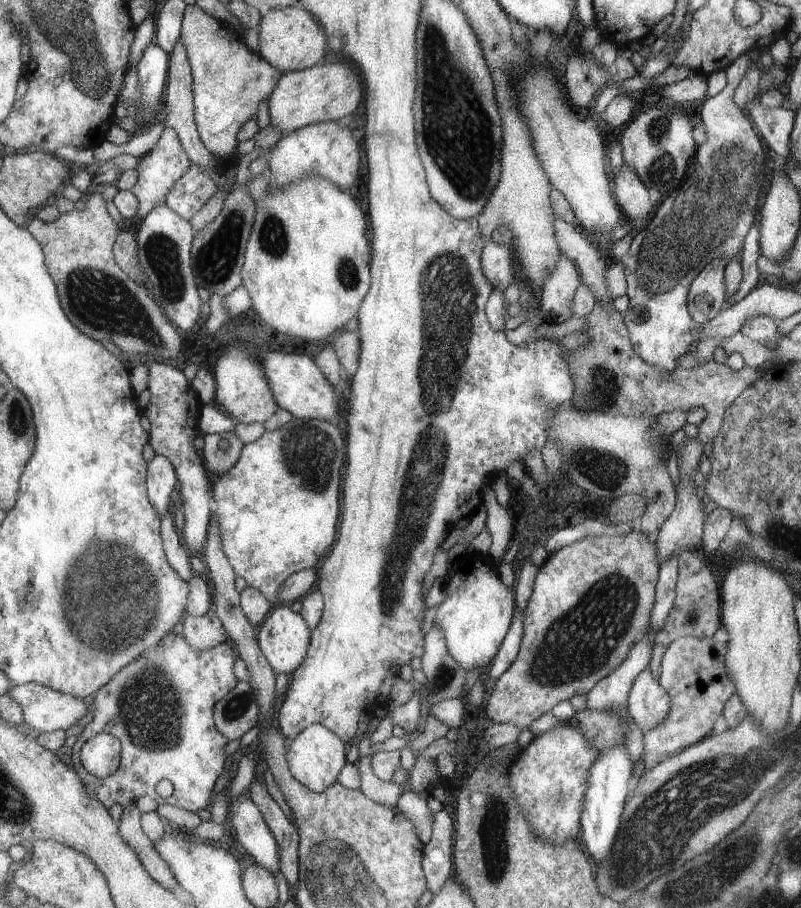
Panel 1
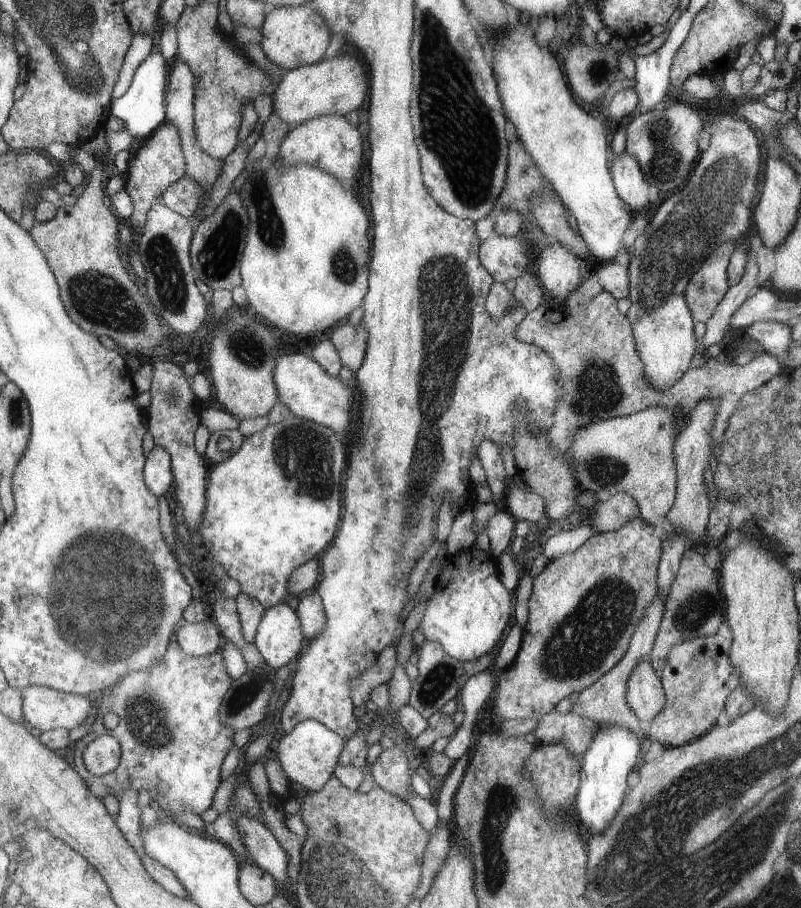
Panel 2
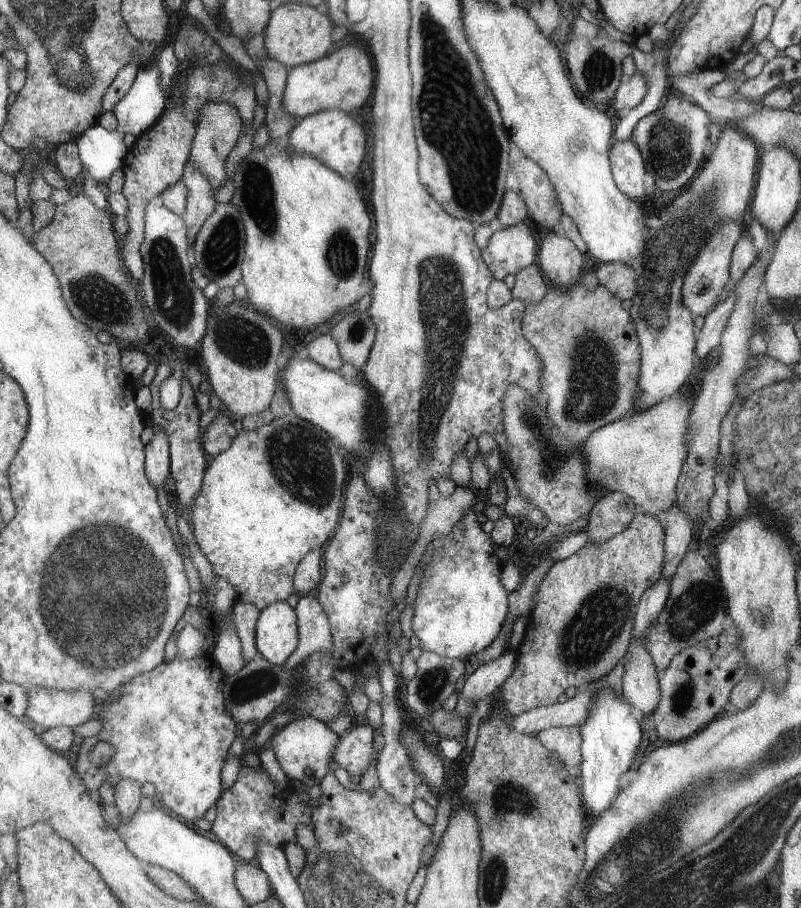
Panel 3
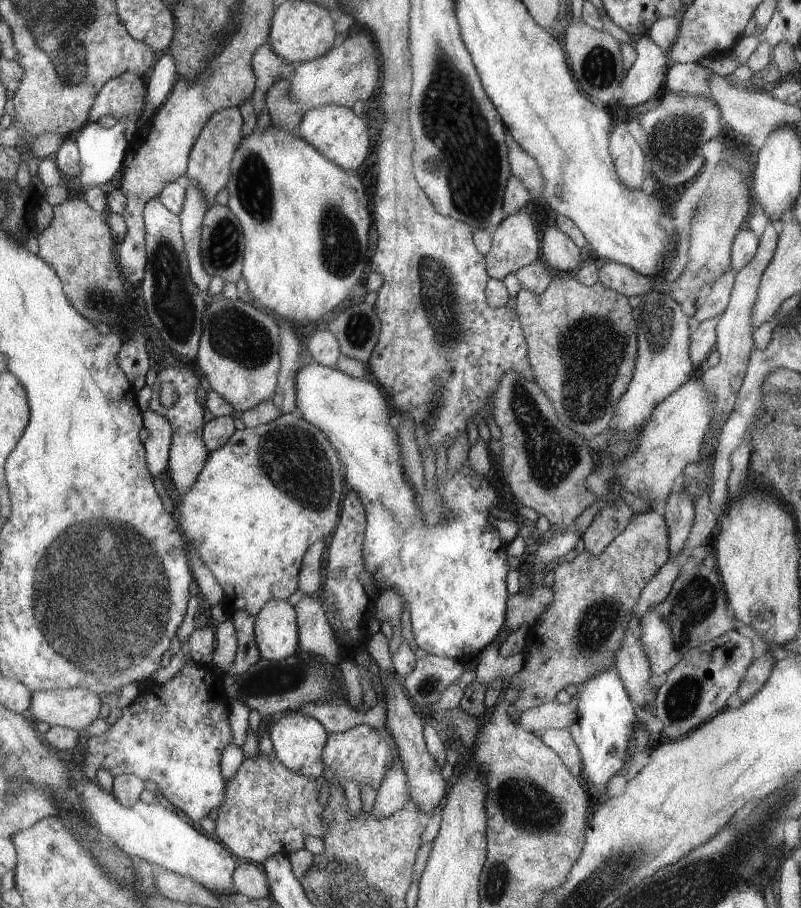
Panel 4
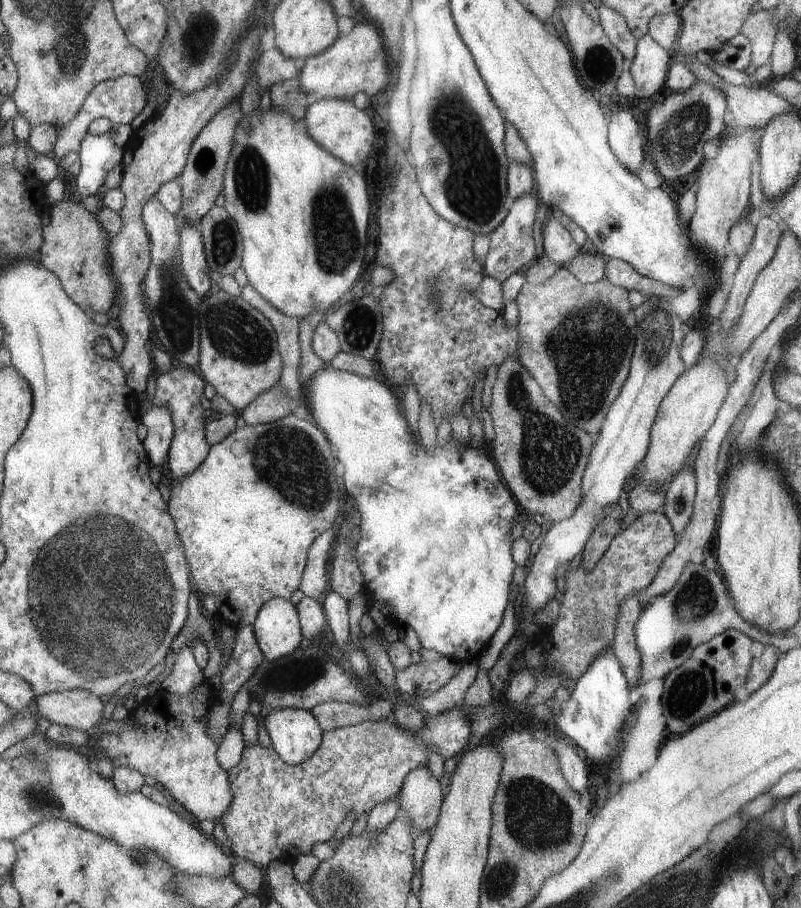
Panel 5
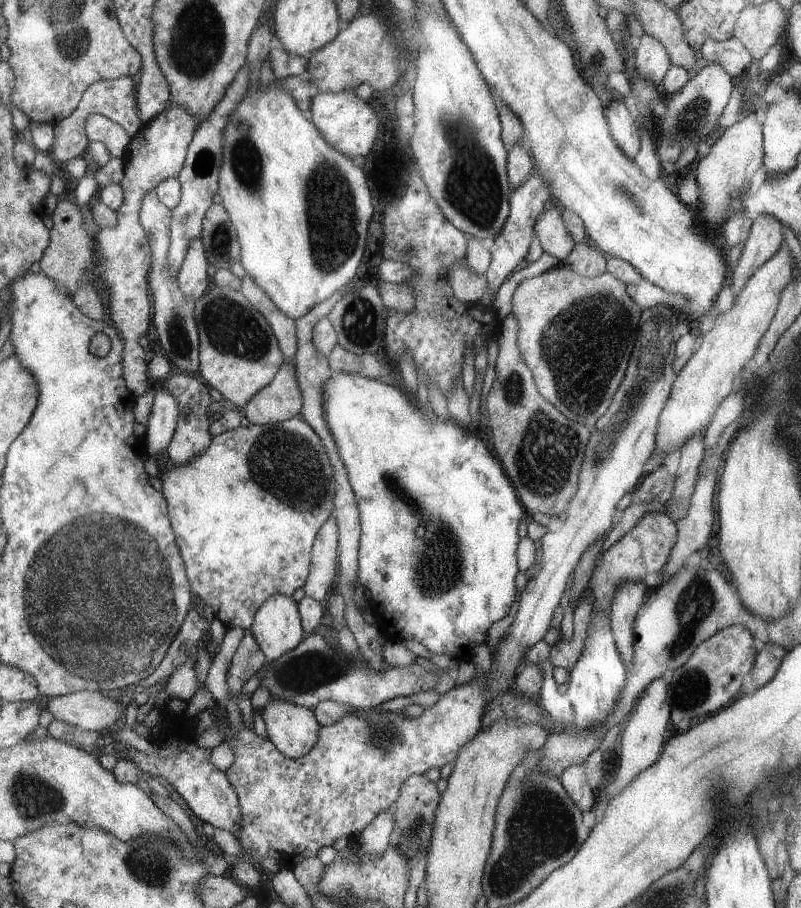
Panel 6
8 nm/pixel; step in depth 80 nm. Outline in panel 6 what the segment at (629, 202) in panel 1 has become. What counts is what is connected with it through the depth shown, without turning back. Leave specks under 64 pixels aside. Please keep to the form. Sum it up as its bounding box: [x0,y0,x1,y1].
[606,103,639,161]

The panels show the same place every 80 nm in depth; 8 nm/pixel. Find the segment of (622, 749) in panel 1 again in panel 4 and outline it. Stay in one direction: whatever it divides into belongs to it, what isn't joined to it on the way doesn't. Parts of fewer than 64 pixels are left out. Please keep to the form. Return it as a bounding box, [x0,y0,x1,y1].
[568,665,635,801]

